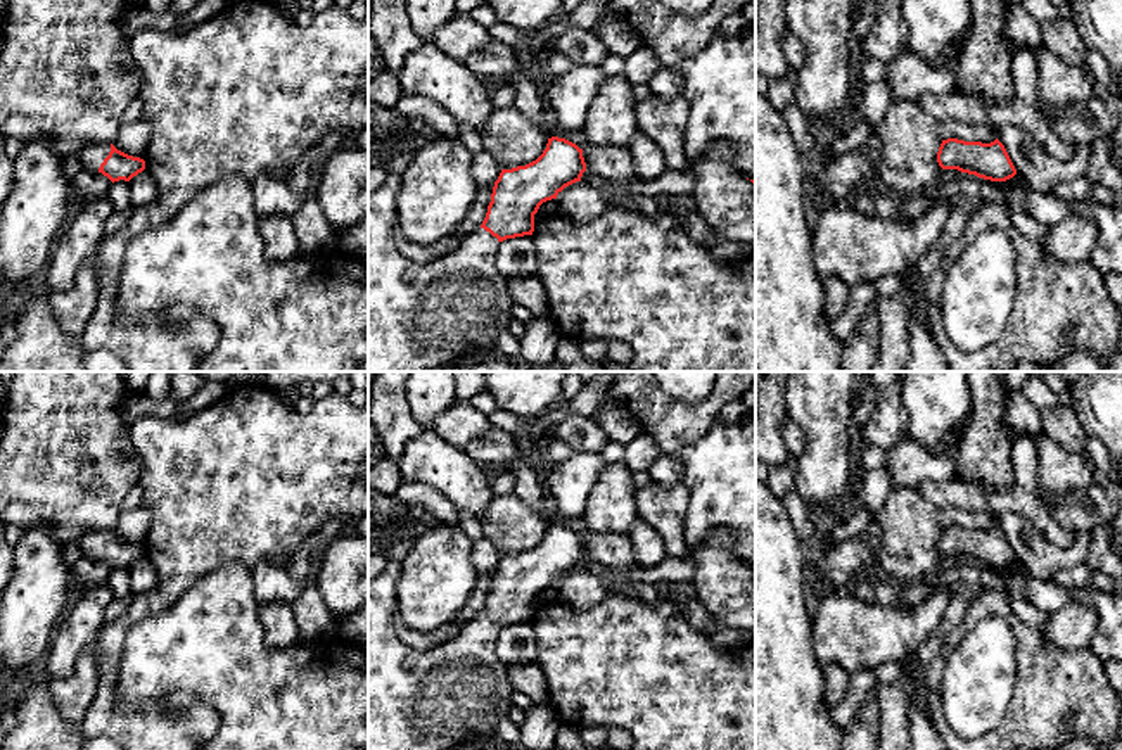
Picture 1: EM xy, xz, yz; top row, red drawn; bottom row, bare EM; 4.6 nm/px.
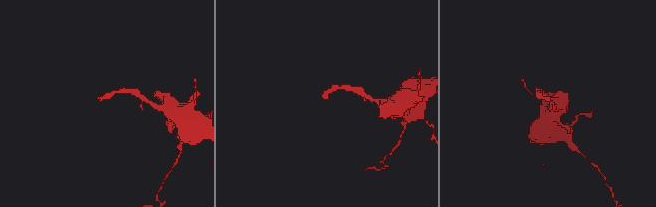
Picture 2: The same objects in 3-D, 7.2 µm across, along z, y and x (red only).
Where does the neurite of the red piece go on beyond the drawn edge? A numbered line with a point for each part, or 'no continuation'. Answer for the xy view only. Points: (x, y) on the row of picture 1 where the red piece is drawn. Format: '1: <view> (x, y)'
1: xy (92, 156)

